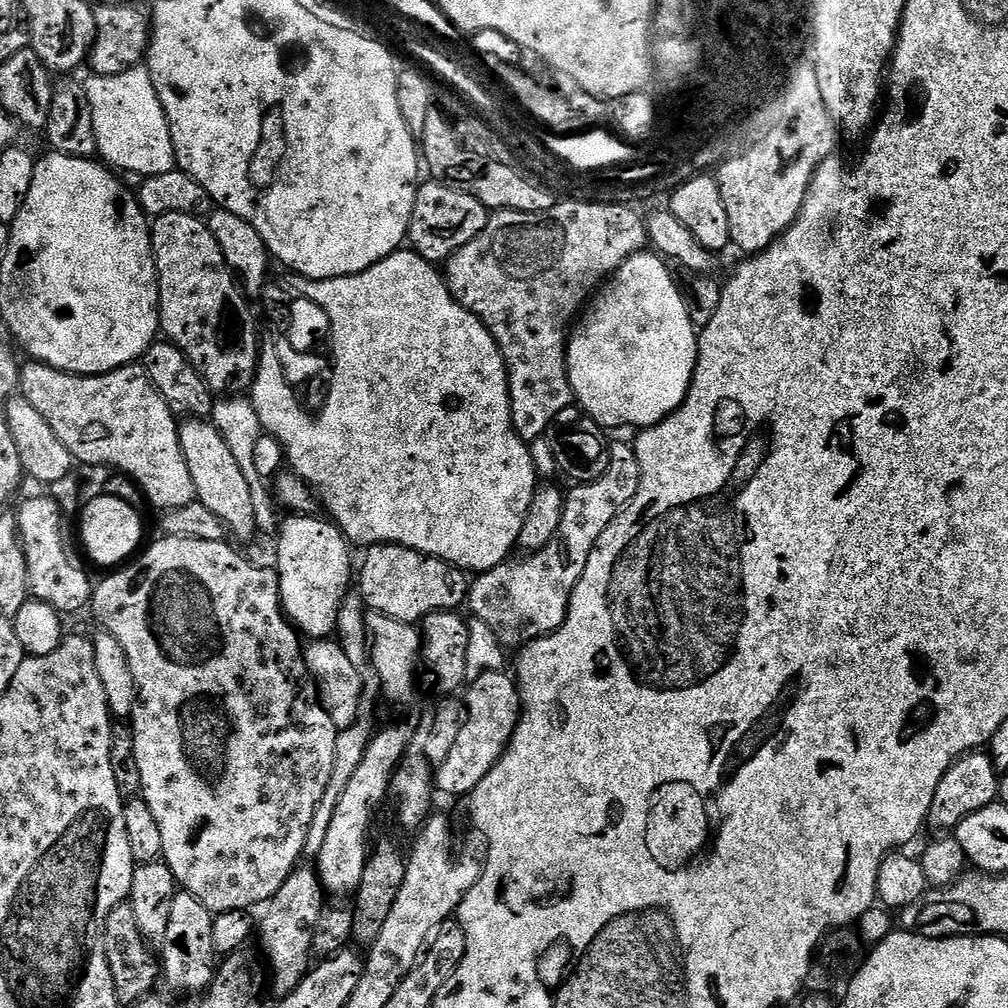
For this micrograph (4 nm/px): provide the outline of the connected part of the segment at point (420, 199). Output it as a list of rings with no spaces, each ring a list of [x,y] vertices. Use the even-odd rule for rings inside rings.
[[[429,179],[417,187],[407,243],[411,251],[417,252],[424,260],[447,261],[448,257],[462,250],[466,242],[474,242],[474,238],[478,238],[478,234],[486,230],[489,215],[490,209],[482,202],[478,202],[478,198]]]

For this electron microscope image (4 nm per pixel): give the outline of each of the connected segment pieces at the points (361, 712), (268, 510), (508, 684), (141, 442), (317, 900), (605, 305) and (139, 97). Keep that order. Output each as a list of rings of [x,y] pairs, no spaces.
[[[352,586],[341,602],[334,632],[337,643],[342,646],[353,665],[353,669],[361,679],[362,693],[359,694],[357,717],[353,726],[337,731],[333,773],[330,776],[330,782],[327,783],[322,802],[318,804],[318,809],[314,812],[314,819],[310,824],[310,830],[307,831],[304,856],[310,860],[314,860],[318,853],[321,852],[323,839],[326,838],[327,831],[330,830],[331,819],[334,818],[334,812],[337,810],[338,799],[341,798],[342,792],[344,792],[356,769],[361,764],[362,758],[364,758],[364,754],[378,728],[378,723],[376,724],[376,710],[380,700],[382,701],[384,683],[381,680],[378,668],[374,666],[367,617],[368,612],[362,598],[362,592],[358,586]]]
[[[227,397],[219,399],[213,405],[210,418],[215,427],[222,434],[227,446],[230,447],[231,454],[237,459],[238,466],[241,467],[246,482],[249,482],[251,486],[257,535],[270,539],[270,542],[277,541],[283,521],[282,512],[276,503],[269,485],[268,488],[264,485],[267,484],[264,477],[258,473],[257,467],[254,466],[254,450],[258,444],[258,438],[264,434],[261,419],[258,418],[258,412],[254,410],[252,402],[247,397]]]
[[[504,670],[484,672],[467,685],[466,722],[446,762],[435,769],[434,788],[437,793],[445,792],[448,796],[467,798],[508,749],[510,738],[516,733],[516,723],[520,720],[520,690],[515,679],[506,673]]]
[[[28,362],[20,369],[18,392],[30,406],[34,406],[34,410],[38,410],[38,414],[42,414],[42,418],[46,418],[50,430],[58,434],[58,442],[70,450],[73,461],[109,464],[117,473],[131,476],[136,487],[144,493],[145,501],[160,508],[161,513],[196,500],[194,478],[190,478],[190,466],[182,454],[177,417],[172,415],[170,406],[150,382],[143,363],[127,364],[101,376],[75,376],[72,372],[59,372],[48,364]]]
[[[298,866],[292,871],[290,878],[282,882],[278,894],[272,896],[271,907],[267,909],[269,912],[265,914],[264,921],[260,920],[258,924],[258,938],[260,934],[261,944],[259,947],[270,969],[270,988],[272,984],[273,990],[278,994],[277,997],[280,998],[293,992],[308,975],[314,960],[312,951],[314,930],[317,929],[318,918],[322,917],[326,907],[326,893],[320,884],[315,867],[304,867]]]
[[[645,250],[632,256],[616,272],[608,277],[606,283],[591,297],[590,303],[583,309],[578,323],[571,329],[568,337],[568,377],[572,387],[572,395],[577,405],[584,407],[584,412],[592,416],[592,420],[601,429],[604,428],[632,428],[643,430],[662,422],[668,415],[676,411],[684,403],[688,388],[692,384],[692,375],[696,369],[696,345],[698,343],[698,329],[693,324],[688,313],[688,302],[685,293],[676,285],[669,265],[655,251]]]
[[[147,67],[131,68],[113,76],[89,75],[87,79],[83,81],[83,86],[86,98],[90,98],[99,159],[117,173],[133,172],[139,178],[173,171],[176,155],[166,110],[162,110],[158,90],[154,90]]]

